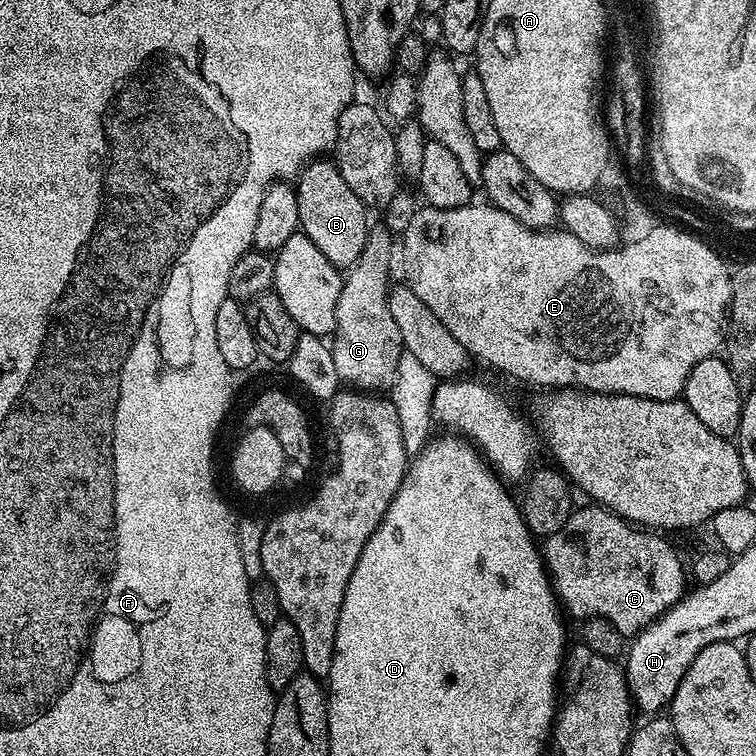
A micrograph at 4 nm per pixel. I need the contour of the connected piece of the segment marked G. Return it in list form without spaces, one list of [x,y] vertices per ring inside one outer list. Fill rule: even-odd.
[[[377,228],[369,231],[362,254],[343,279],[330,344],[341,383],[367,392],[380,392],[391,387],[398,362],[404,354],[401,335],[391,317],[388,302],[388,290],[392,282],[389,276],[393,239],[386,228]]]

